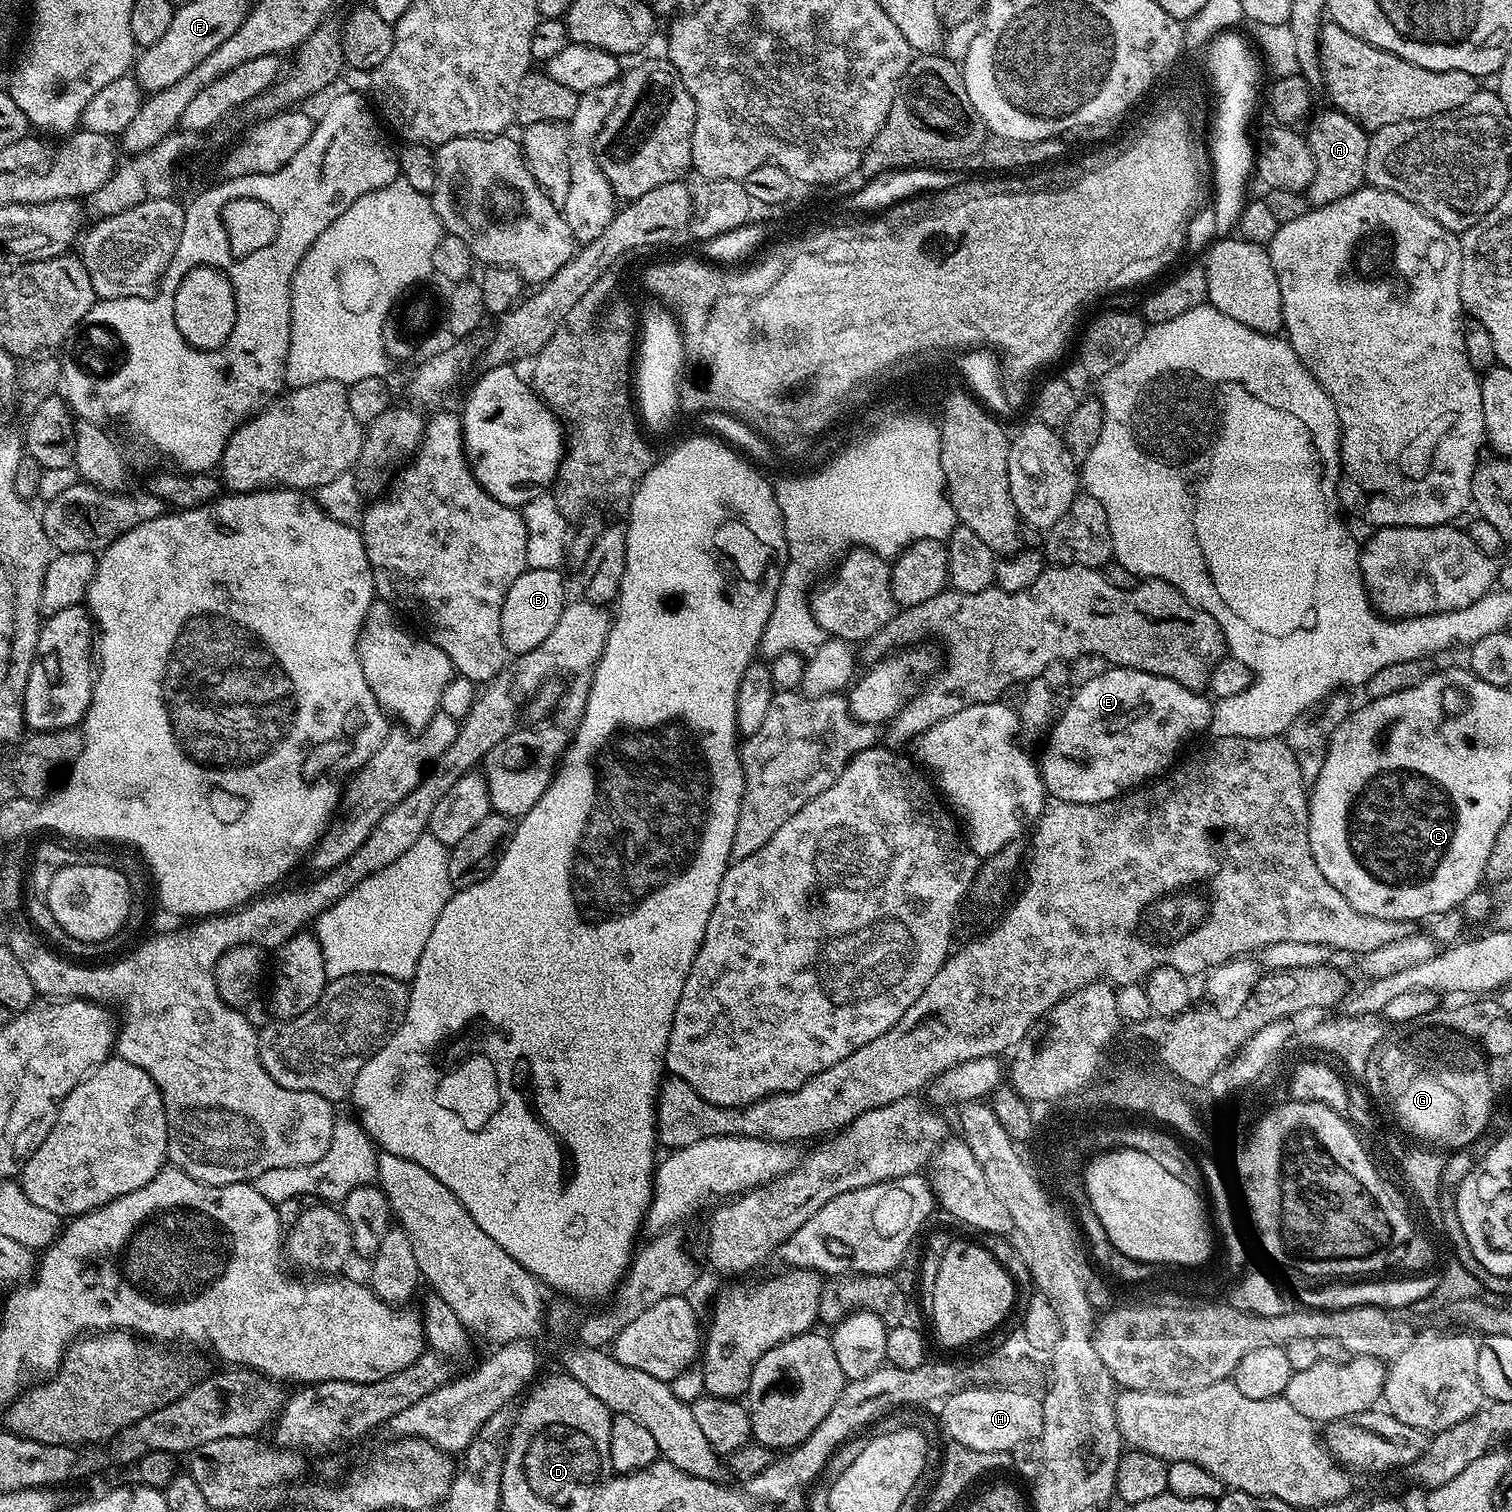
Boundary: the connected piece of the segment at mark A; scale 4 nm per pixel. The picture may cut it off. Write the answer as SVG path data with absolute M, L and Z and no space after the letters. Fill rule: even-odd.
M1335 110L1327 111L1317 111L1307 125L1309 128L1306 128L1310 154L1314 154L1314 182L1310 182L1306 193L1312 208L1338 202L1338 198L1346 198L1366 184L1364 170L1369 133L1360 125L1359 120Z

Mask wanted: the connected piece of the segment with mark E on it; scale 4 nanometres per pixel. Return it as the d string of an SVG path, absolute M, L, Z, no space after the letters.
M1115 666L1094 681L1077 687L1070 706L1066 706L1066 714L1051 725L1046 737L1048 749L1038 760L1047 795L1062 804L1106 802L1169 771L1181 755L1180 747L1211 725L1213 705L1205 696L1170 678Z

